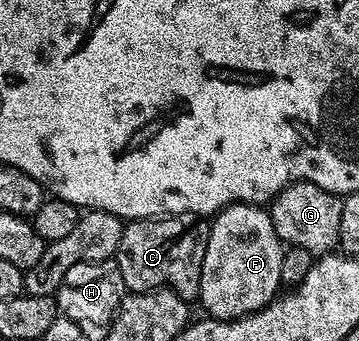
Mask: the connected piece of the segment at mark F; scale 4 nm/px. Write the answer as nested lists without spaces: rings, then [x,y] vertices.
[[[237,202],[227,206],[210,219],[209,244],[201,264],[198,305],[207,309],[212,318],[230,320],[244,318],[265,308],[284,285],[281,264],[285,253],[273,228],[270,213],[263,206]]]

